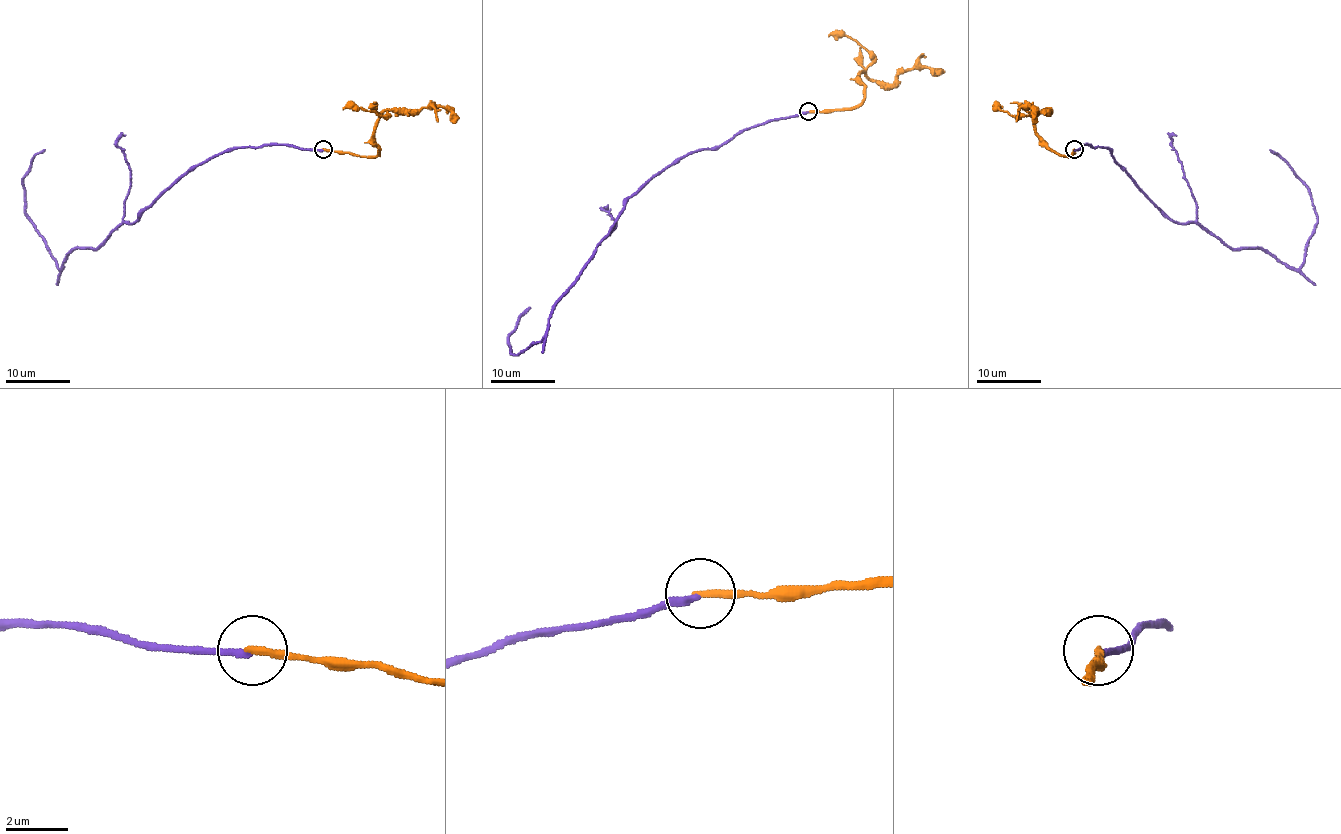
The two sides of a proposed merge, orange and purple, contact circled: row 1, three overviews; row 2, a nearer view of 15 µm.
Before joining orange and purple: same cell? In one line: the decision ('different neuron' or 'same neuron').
different neuron

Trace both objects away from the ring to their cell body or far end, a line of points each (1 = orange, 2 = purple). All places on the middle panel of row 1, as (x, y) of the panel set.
1: (808, 111), (850, 109), (860, 103), (863, 72), (870, 79), (892, 83), (899, 74), (910, 69), (941, 70)
2: (807, 112), (739, 130), (676, 159), (633, 195), (539, 341), (510, 352), (509, 336), (530, 307)

